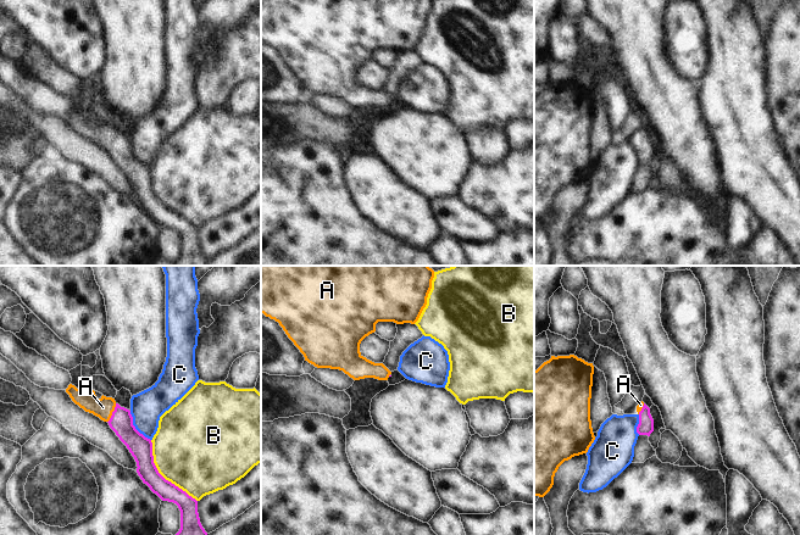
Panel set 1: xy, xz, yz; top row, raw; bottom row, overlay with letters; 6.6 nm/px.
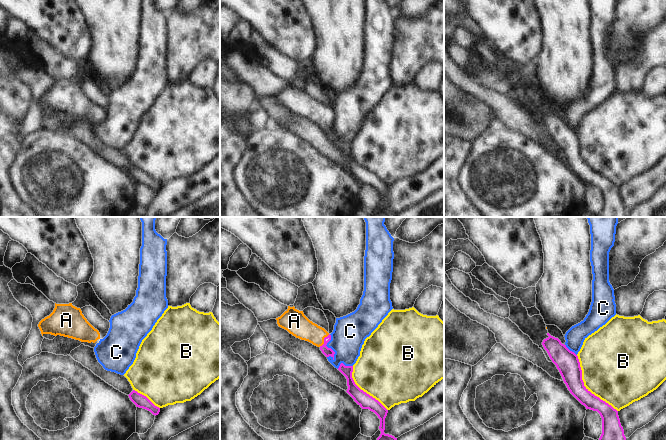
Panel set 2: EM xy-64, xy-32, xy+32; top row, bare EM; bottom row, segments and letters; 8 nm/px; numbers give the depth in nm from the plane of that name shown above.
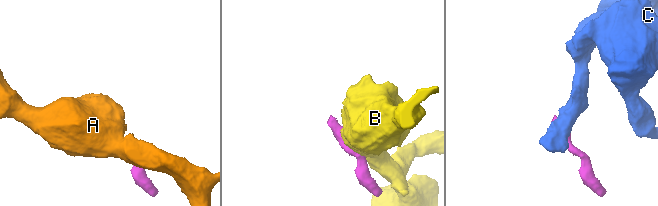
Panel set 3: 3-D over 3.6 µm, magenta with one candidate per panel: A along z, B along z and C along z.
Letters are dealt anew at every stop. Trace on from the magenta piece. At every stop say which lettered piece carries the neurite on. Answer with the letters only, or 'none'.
A

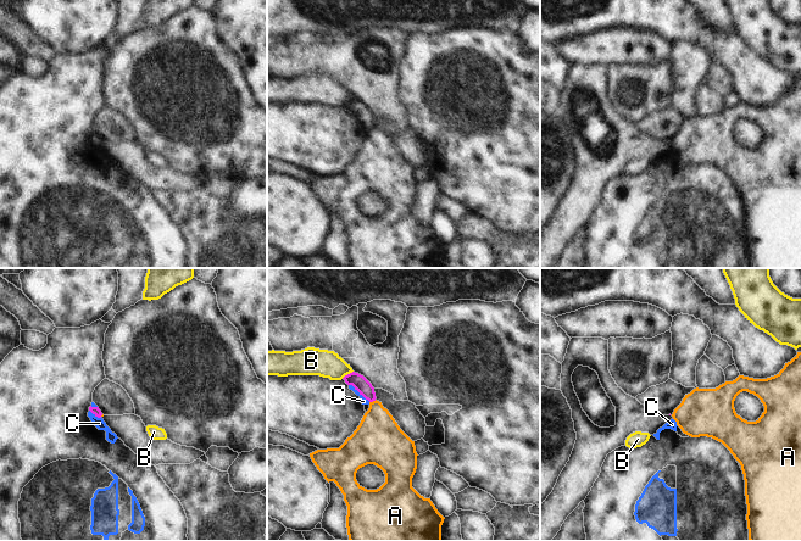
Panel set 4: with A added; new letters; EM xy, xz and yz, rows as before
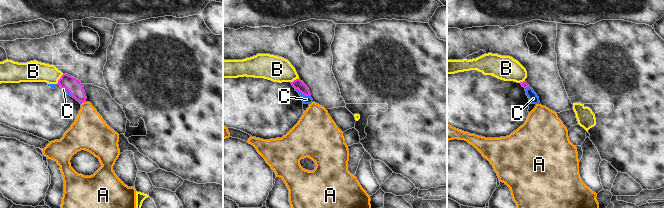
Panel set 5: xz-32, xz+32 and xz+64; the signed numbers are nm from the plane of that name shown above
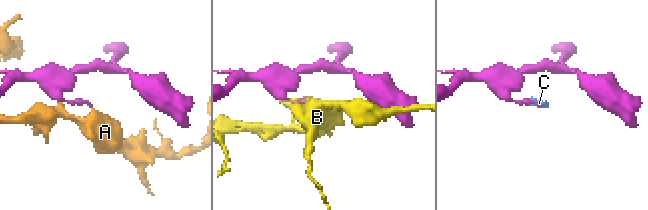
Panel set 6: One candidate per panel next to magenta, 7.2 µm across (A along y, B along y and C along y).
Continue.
none

